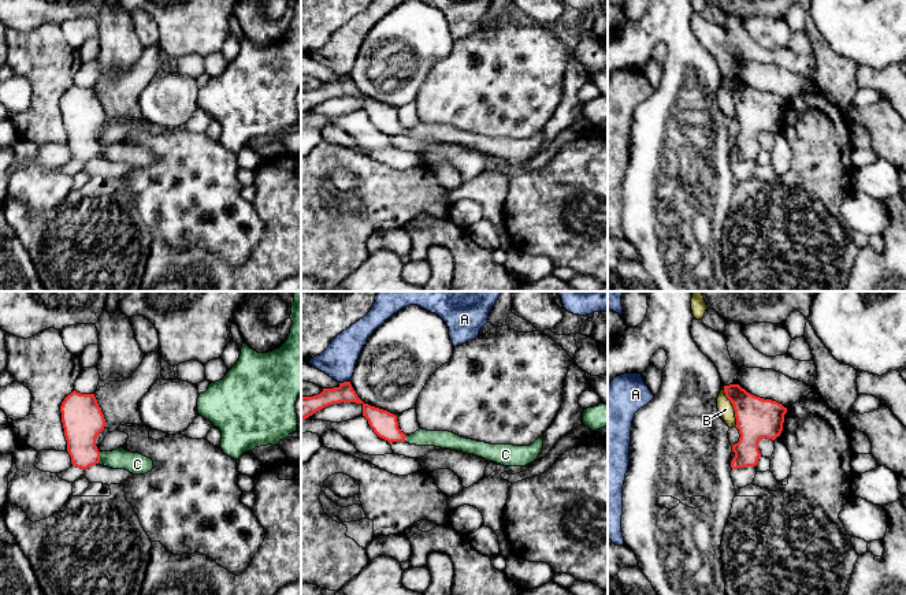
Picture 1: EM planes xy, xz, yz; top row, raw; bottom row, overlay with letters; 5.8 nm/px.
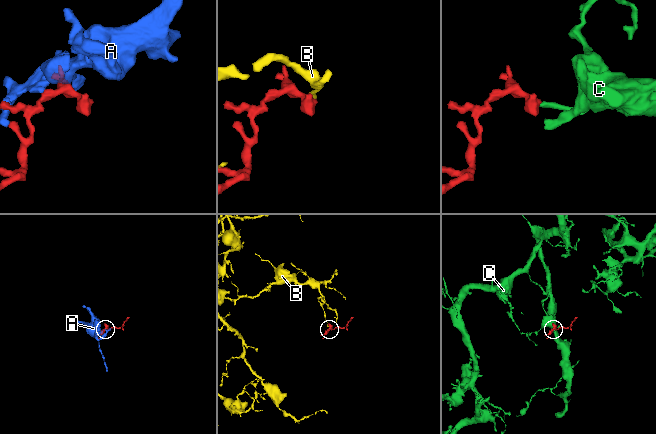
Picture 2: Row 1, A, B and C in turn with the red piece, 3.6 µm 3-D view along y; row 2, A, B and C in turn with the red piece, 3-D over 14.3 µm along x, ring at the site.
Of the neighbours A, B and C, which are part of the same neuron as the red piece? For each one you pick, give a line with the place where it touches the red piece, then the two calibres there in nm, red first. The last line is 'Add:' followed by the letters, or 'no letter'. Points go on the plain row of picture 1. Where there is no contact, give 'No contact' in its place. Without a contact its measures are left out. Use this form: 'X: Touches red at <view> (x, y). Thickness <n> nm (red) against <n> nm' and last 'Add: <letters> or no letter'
C: Touches red at xy (99, 151). Thickness 240 nm (red) against 130 nm
Add: C

